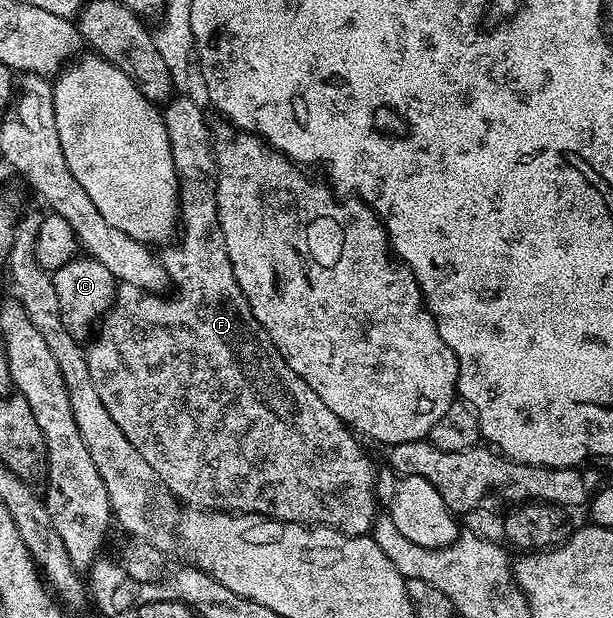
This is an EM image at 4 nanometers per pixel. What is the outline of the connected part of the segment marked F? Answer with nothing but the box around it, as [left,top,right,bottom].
[86,99,378,535]

